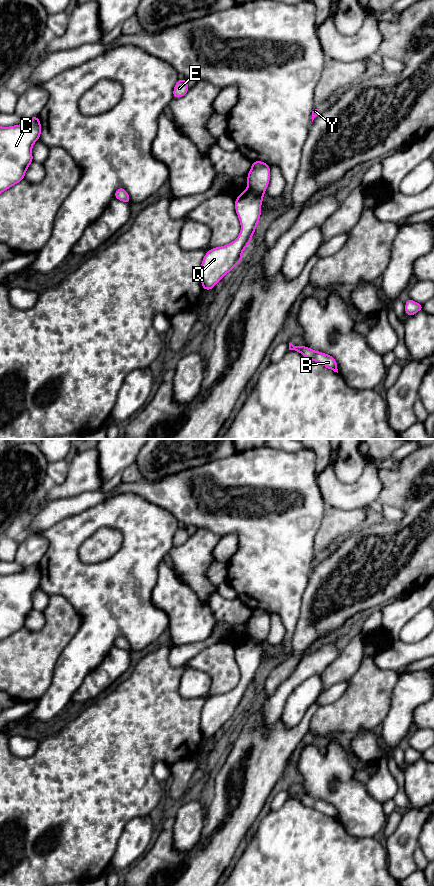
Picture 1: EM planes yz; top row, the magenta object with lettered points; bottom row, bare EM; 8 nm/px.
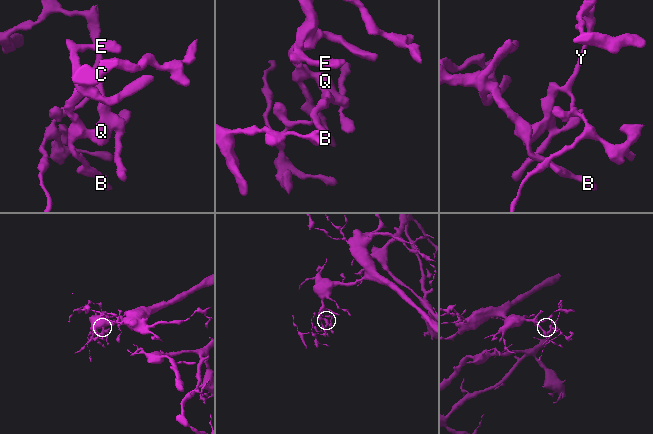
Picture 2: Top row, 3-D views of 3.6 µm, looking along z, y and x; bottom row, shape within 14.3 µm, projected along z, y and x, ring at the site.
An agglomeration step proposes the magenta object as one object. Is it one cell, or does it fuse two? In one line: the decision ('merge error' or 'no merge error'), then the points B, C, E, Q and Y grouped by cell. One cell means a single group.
merge error; B C E Q / Y

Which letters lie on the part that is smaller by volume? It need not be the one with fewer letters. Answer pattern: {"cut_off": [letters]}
{"cut_off": ["Y"]}

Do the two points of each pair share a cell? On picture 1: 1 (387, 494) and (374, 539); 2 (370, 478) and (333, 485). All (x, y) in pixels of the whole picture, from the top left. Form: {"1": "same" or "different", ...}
{"1": "same", "2": "same"}

